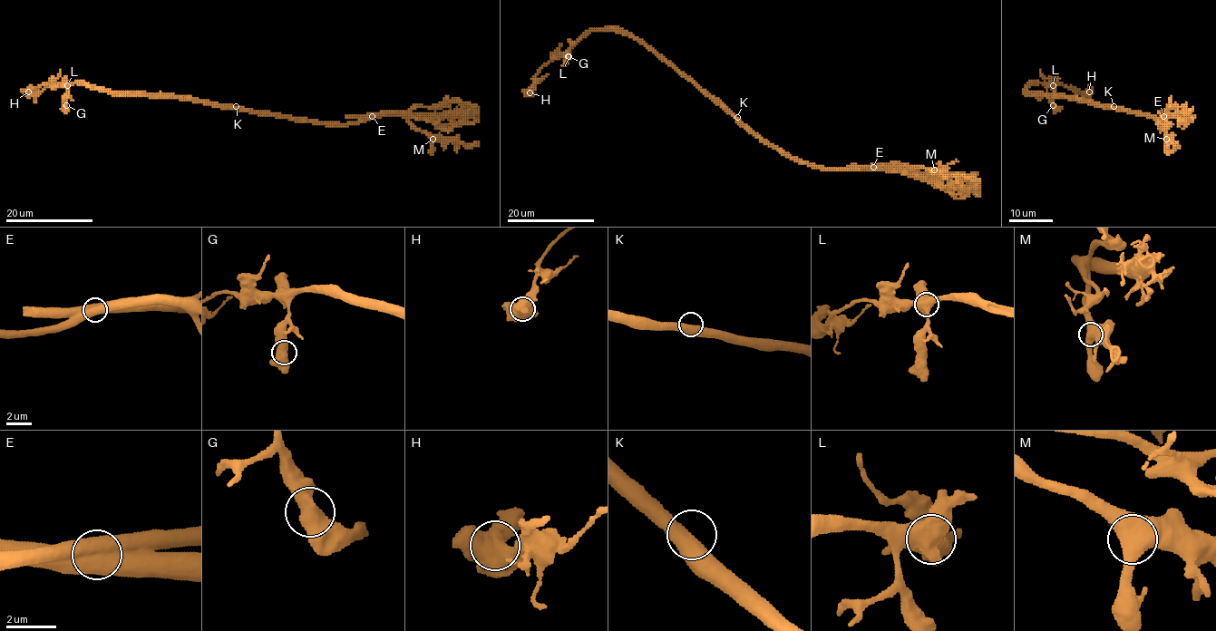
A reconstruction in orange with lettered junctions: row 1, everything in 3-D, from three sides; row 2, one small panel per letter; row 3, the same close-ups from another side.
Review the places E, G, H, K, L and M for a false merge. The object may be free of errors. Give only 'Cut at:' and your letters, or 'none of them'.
Cut at: E

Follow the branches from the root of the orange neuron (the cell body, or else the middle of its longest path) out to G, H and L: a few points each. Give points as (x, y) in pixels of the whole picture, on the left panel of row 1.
G: (233, 108), (215, 107), (179, 97), (121, 95), (76, 83), (68, 88), (66, 105)
H: (233, 108), (215, 107), (179, 97), (121, 95), (77, 83), (41, 84), (28, 92)
L: (233, 108), (215, 107), (179, 97), (121, 95), (76, 83), (67, 85)

